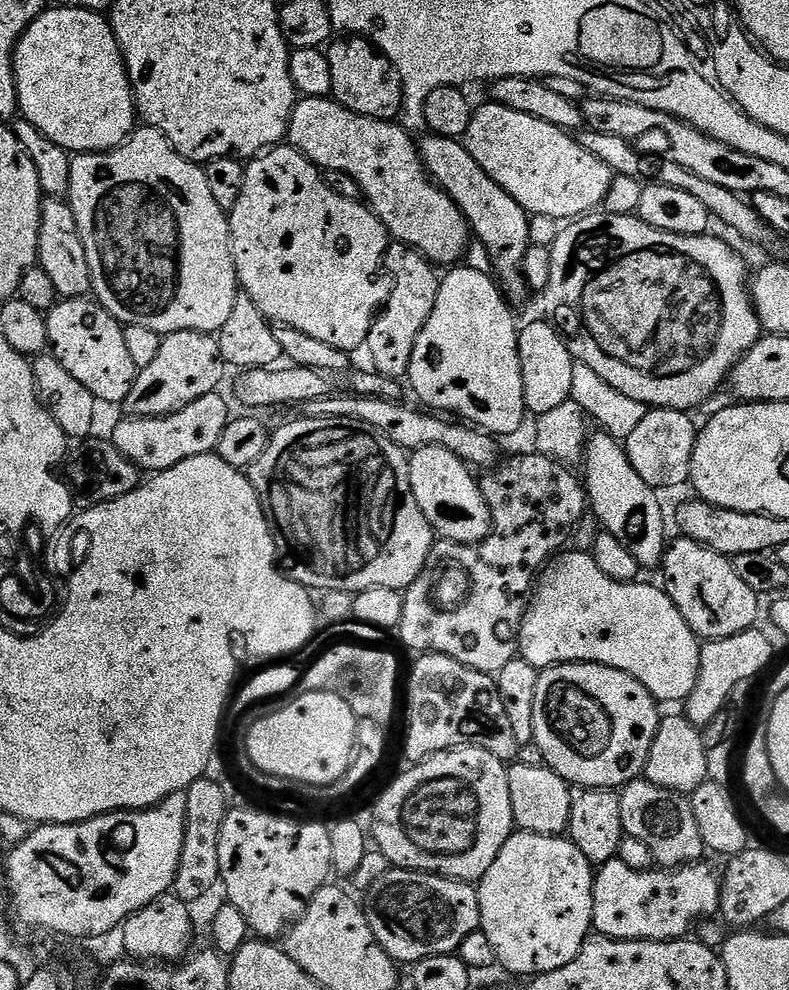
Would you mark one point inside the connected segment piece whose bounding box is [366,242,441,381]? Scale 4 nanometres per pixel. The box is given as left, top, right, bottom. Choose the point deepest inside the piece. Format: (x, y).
(414, 287)

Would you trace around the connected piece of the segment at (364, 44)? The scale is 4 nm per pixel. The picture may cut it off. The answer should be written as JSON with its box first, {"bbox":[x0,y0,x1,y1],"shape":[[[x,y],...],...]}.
{"bbox":[326,39,404,121],"shape":[[[365,39],[338,40],[326,52],[332,79],[332,96],[336,103],[348,108],[356,116],[395,121],[404,110],[404,87],[400,75],[396,73],[396,65],[381,56],[379,51]]]}

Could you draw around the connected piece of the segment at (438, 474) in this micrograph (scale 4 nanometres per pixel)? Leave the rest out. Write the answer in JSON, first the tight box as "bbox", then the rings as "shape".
{"bbox":[408,446,492,544],"shape":[[[430,446],[411,453],[408,462],[410,486],[437,537],[453,540],[456,544],[479,544],[491,532],[492,515],[479,479],[475,475],[472,477],[472,472],[469,465],[445,448]]]}

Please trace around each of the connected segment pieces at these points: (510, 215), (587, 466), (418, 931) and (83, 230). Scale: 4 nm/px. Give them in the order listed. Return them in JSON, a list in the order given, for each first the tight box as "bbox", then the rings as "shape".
[{"bbox":[419,134,532,306],"shape":[[[435,134],[425,135],[425,140],[419,141],[420,161],[424,163],[424,170],[432,183],[437,184],[451,200],[460,208],[468,222],[471,235],[480,239],[486,255],[492,259],[491,271],[498,277],[498,283],[508,301],[513,306],[519,306],[527,296],[530,296],[530,289],[524,280],[523,266],[524,259],[530,247],[528,239],[532,236],[530,217],[498,182],[494,182],[474,162],[460,140],[451,140],[445,136]]]},{"bbox":[582,430,666,570],"shape":[[[605,430],[593,431],[589,435],[584,445],[584,455],[582,457],[582,465],[584,464],[584,472],[582,471],[582,483],[586,493],[586,502],[590,507],[590,512],[596,515],[596,520],[601,525],[603,531],[609,532],[614,538],[618,538],[618,542],[622,542],[622,546],[626,546],[626,550],[630,550],[630,554],[634,554],[634,558],[640,563],[641,569],[648,570],[661,563],[664,558],[664,549],[666,547],[666,539],[664,540],[664,508],[660,505],[661,493],[655,488],[651,488],[646,482],[642,482],[638,470],[634,470],[634,466],[628,457],[628,449],[619,439],[616,439]]]},{"bbox":[366,868,480,965],"shape":[[[392,868],[366,894],[366,911],[374,938],[401,965],[415,965],[417,960],[431,956],[446,956],[459,949],[466,934],[480,926],[480,893],[471,883],[452,880],[449,876],[433,876],[430,872],[413,872],[407,868]]]},{"bbox":[67,126,238,334],"shape":[[[140,126],[133,131],[132,135],[116,148],[110,148],[106,152],[85,152],[76,154],[71,157],[72,165],[70,166],[70,186],[68,187],[67,201],[68,205],[74,210],[74,218],[78,222],[78,234],[82,238],[82,246],[86,246],[86,262],[90,262],[90,274],[92,275],[92,292],[95,299],[108,311],[113,318],[119,320],[121,325],[133,324],[134,326],[146,326],[146,330],[154,330],[161,334],[169,332],[206,332],[209,334],[219,333],[222,326],[226,326],[226,318],[230,318],[230,310],[234,310],[234,302],[238,295],[238,281],[236,278],[236,267],[232,261],[232,235],[228,229],[229,213],[222,206],[218,206],[214,194],[210,191],[210,185],[206,182],[206,174],[199,163],[193,162],[179,156],[172,148],[172,143],[163,136],[157,128]]]}]

